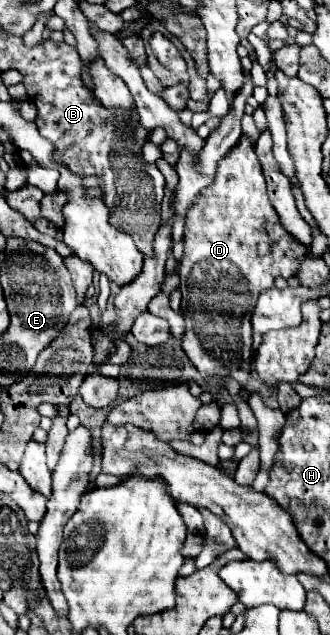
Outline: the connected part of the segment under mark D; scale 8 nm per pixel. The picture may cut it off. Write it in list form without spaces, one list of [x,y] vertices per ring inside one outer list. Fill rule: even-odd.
[[[240,139],[240,143],[230,151],[230,155],[226,155],[220,163],[218,163],[218,171],[216,171],[216,177],[214,177],[214,183],[210,187],[206,187],[198,201],[190,207],[190,211],[186,213],[186,233],[184,233],[184,257],[182,261],[178,263],[178,273],[180,273],[180,293],[182,293],[182,317],[186,319],[186,331],[182,335],[182,349],[186,351],[188,359],[196,365],[196,369],[202,373],[202,379],[206,383],[206,387],[224,387],[224,381],[214,381],[214,379],[228,379],[232,377],[234,381],[240,383],[242,389],[246,389],[248,385],[248,375],[252,371],[252,361],[254,361],[254,349],[252,349],[252,323],[250,323],[250,317],[252,317],[252,311],[256,307],[256,301],[258,301],[258,295],[264,291],[264,289],[272,289],[274,287],[274,279],[276,277],[284,277],[284,279],[290,279],[296,271],[298,271],[298,263],[304,259],[306,255],[306,249],[294,241],[294,237],[290,237],[290,233],[280,225],[280,219],[278,219],[278,213],[274,211],[274,207],[270,205],[270,201],[266,199],[266,181],[264,181],[264,175],[262,175],[262,169],[260,169],[260,163],[258,163],[258,157],[254,153],[254,147],[248,139]],[[208,313],[224,313],[224,317],[208,317]]]

